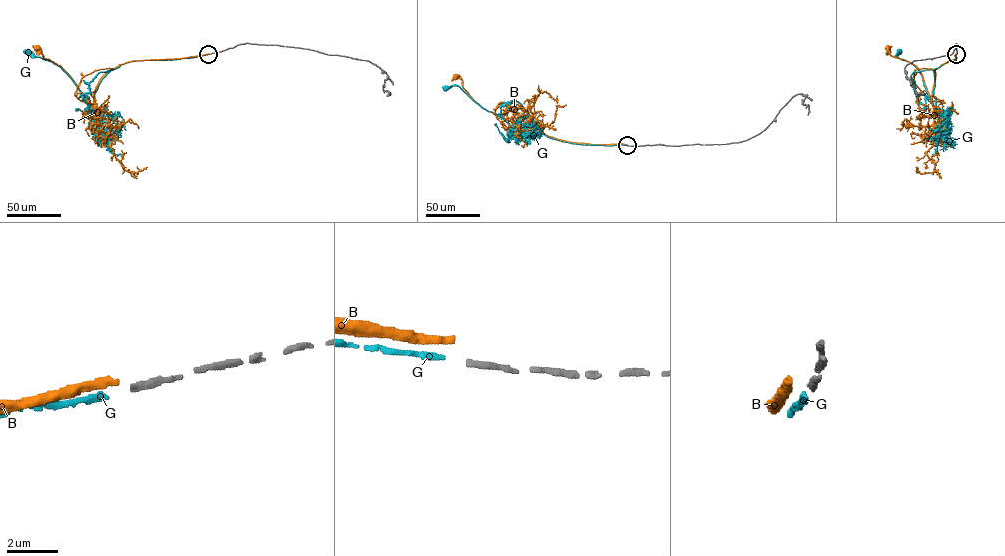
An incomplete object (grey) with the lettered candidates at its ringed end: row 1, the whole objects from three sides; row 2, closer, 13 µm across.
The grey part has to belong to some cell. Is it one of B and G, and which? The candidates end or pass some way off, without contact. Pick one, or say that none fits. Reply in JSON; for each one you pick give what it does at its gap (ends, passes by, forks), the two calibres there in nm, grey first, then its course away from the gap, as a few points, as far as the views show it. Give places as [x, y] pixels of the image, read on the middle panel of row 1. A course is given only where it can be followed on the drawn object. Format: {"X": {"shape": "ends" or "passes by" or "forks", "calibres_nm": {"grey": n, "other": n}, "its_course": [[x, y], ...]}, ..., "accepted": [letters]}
{"G": {"shape": "ends", "calibres_nm": {"grey": 240, "other": 240}, "its_course": [[626, 145], [562, 141], [532, 122], [509, 127], [458, 86], [445, 87]]}, "accepted": ["G"]}

